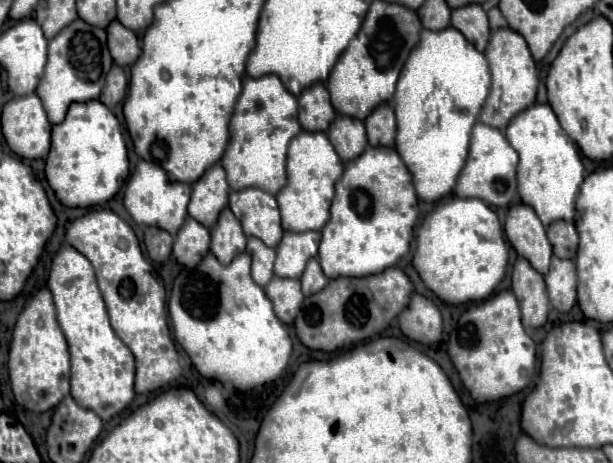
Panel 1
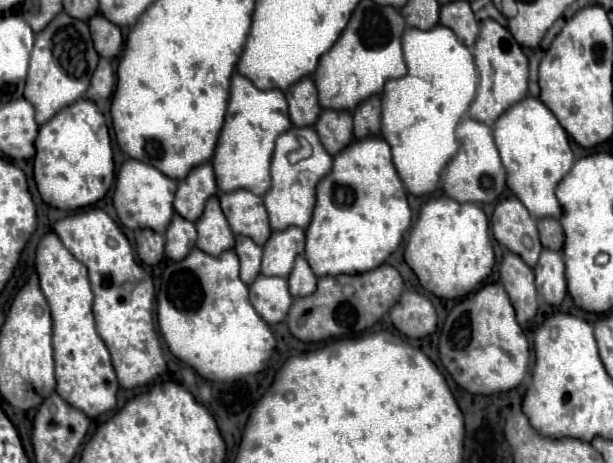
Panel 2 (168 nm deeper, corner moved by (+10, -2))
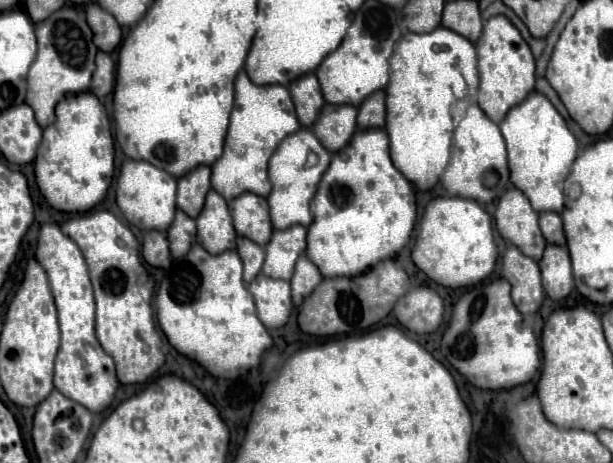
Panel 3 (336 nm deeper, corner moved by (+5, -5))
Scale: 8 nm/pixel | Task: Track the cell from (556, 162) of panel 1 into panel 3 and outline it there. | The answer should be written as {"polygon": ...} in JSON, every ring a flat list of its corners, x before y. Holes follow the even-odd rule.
{"polygon":[[531,92,527,100,523,100,515,108,511,108,511,112,507,112,499,128,507,142,513,186,527,194,531,206,537,212,561,212,565,206,563,182,569,176,573,160,577,156,577,140,567,128,563,116,543,94]]}

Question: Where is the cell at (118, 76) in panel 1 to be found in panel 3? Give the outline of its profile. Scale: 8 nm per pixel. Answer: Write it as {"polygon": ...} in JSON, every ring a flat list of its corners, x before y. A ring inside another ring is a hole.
{"polygon":[[97,52,97,58,95,58,95,72,93,72,93,78,91,78,91,92,97,96,97,98,105,98,111,90,113,90,113,84,115,84,115,66,113,66,113,60,109,58,107,52]]}

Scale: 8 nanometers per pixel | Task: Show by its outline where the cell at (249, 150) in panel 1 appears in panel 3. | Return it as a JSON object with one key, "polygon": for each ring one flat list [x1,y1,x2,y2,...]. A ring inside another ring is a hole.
{"polygon":[[241,70,235,78,235,106,225,138,225,150,223,156,211,166,211,188,225,200,233,200,243,192,269,196,271,184,267,178,267,162,279,142,299,128,301,124,295,116,289,90,281,84,257,86,249,80,247,72]]}

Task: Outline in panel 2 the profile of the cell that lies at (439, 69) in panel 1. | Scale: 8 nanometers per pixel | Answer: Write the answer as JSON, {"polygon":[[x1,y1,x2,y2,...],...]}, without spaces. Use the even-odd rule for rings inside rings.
{"polygon":[[444,25,430,31,408,27,402,35,402,51,408,73,384,85,381,137,392,149,404,187,414,197,422,197,436,191,444,167,458,151,456,127,476,97,478,73,470,49]]}

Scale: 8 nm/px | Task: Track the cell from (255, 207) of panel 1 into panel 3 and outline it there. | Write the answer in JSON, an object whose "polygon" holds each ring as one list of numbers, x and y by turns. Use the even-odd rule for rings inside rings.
{"polygon":[[243,194,229,202,229,210,233,216,233,226,237,234,247,236,249,240,257,242,259,246,265,246,271,238,273,226,269,220,269,208,267,200,255,194]]}

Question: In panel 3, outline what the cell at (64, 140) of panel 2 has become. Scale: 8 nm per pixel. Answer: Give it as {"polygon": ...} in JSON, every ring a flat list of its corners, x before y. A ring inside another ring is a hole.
{"polygon":[[93,92,67,94,57,106,57,120,43,130,35,158,35,178,47,202,61,212,87,212,105,198,113,178,113,138,107,112]]}

